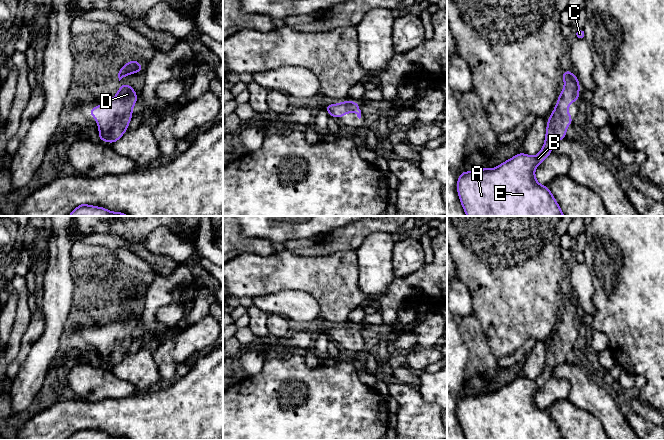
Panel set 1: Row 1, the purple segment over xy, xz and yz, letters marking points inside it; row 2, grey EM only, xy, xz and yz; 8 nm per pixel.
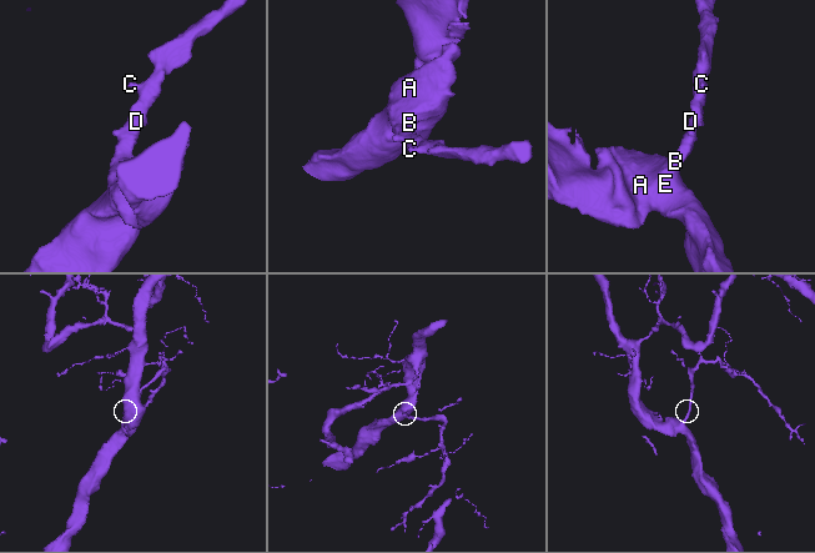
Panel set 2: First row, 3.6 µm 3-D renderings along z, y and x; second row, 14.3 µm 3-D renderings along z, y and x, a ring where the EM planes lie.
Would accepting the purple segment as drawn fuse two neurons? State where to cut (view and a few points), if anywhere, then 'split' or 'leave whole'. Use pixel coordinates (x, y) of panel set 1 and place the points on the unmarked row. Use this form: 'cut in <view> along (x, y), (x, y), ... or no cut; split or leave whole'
no cut; leave whole

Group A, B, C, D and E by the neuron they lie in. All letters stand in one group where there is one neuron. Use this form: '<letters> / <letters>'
A B C D E

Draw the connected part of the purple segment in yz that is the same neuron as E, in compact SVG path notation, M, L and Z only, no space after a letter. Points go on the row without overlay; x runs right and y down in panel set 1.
M565 294L562 302L565 306L564 312L554 336L548 342L544 370L535 381L518 377L496 392L486 391L472 396L463 395L460 398L457 404L457 416L467 440L565 440L550 413L540 409L534 397L536 391L552 376L553 368L566 361L567 350L573 346L568 337L568 330L573 325L579 325L580 308L577 300L570 294Z

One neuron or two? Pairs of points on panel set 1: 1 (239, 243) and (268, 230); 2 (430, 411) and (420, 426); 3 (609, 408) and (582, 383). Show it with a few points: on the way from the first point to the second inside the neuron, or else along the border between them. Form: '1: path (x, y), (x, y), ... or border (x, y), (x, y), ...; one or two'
1: border (240, 226), (243, 236), (267, 238), (273, 242); two
2: path (428, 415), (421, 422); one
3: path (602, 403), (589, 390); one

